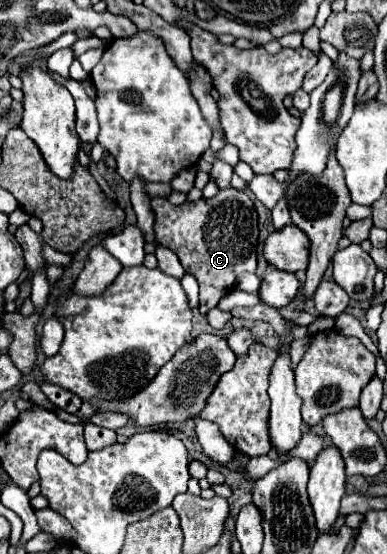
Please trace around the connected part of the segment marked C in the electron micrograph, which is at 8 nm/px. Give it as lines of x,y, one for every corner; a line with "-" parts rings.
227,187
219,191
213,199
199,199
195,203
183,203
183,205
171,205
167,199
155,197
151,199
151,209
155,213
155,237
161,245
169,247
181,261
181,265
187,265
187,273
191,273
199,283
199,311
207,315
211,307
219,303
223,295
227,295
235,287
235,279
243,271
255,273
257,269
257,211
253,209
253,201
233,187

